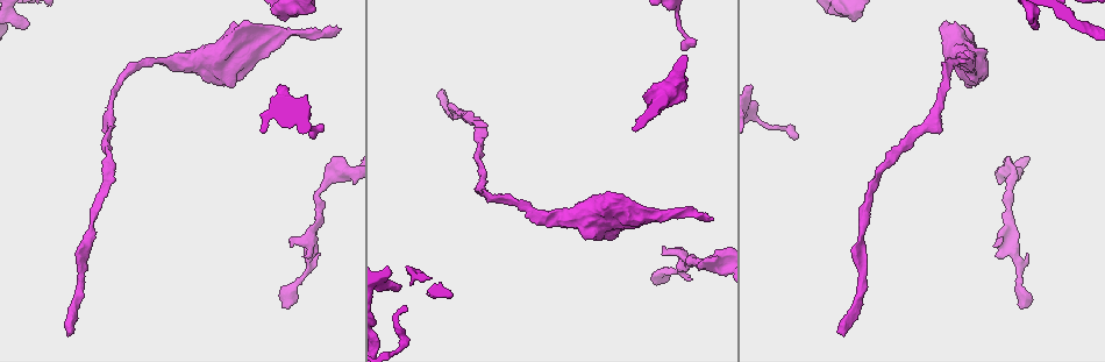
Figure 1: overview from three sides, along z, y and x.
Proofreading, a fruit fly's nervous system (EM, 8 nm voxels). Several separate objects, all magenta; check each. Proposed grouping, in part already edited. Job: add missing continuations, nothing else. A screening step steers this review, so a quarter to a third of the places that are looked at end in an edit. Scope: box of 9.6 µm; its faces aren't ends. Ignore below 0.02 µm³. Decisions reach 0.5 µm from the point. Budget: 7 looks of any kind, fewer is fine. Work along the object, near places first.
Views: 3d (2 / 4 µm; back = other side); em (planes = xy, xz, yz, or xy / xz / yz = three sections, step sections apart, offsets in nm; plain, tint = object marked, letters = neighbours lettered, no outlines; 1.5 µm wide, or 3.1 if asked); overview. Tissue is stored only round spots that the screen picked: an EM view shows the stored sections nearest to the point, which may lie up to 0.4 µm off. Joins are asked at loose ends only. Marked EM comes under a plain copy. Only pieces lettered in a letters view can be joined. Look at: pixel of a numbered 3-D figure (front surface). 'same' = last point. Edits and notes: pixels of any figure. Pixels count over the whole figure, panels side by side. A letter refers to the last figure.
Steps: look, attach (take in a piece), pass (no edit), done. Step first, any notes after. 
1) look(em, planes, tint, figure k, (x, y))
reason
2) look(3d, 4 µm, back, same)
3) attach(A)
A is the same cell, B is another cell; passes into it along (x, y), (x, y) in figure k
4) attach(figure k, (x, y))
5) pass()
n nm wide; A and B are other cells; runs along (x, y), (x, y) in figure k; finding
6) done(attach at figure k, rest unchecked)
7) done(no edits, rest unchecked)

look(em, planes, tint, figure 1, (712, 220))
long arm stops here

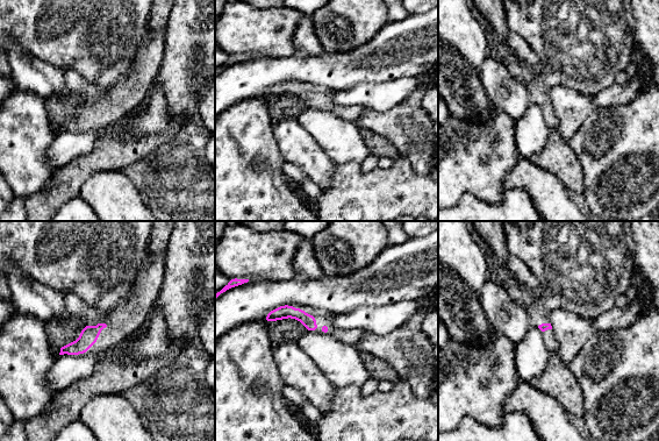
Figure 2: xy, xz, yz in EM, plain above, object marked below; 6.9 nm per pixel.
look(em, planes, letters, same)
what lies round it

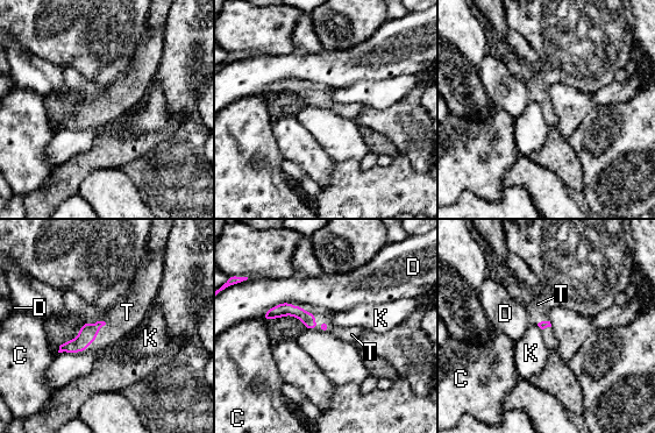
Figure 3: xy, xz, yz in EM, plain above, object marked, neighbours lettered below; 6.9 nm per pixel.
attach(T)
T is the same cell, C, D and K are other cells; passes into it along (87, 334), (95, 336), (123, 316) in figure 3; it goes on there

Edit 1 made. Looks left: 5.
look(overview)

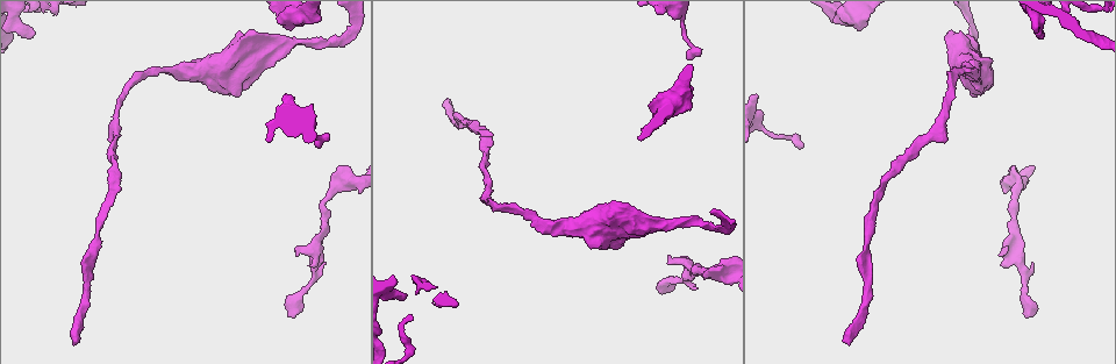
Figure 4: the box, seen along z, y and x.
look(3d, 4 µm, figure 4, (690, 57))
branch stops here

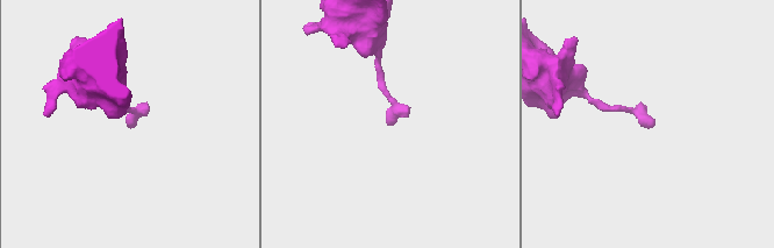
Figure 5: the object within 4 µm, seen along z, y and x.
look(em, planes, tint, figure 5, (390, 124))
shape alone is not enough

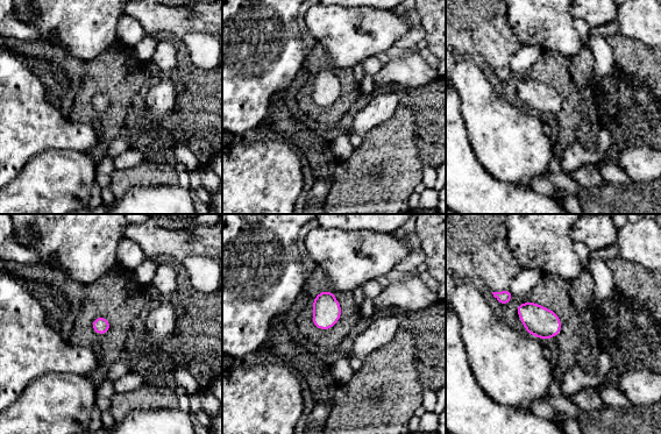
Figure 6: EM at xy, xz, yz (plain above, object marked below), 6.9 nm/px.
look(em, planes, letters, same)

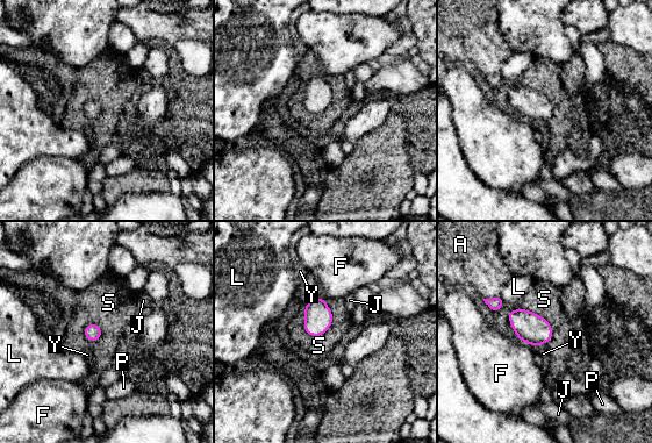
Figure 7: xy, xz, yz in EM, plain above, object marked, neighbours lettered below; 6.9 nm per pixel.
pass()
A, F, J, L, P, S and Y are other cells; border along (520, 307), (549, 323), (546, 343) in figure 7; no lettered piece goes on from it

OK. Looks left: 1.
done(attach at figure 3, rest unchecked)

